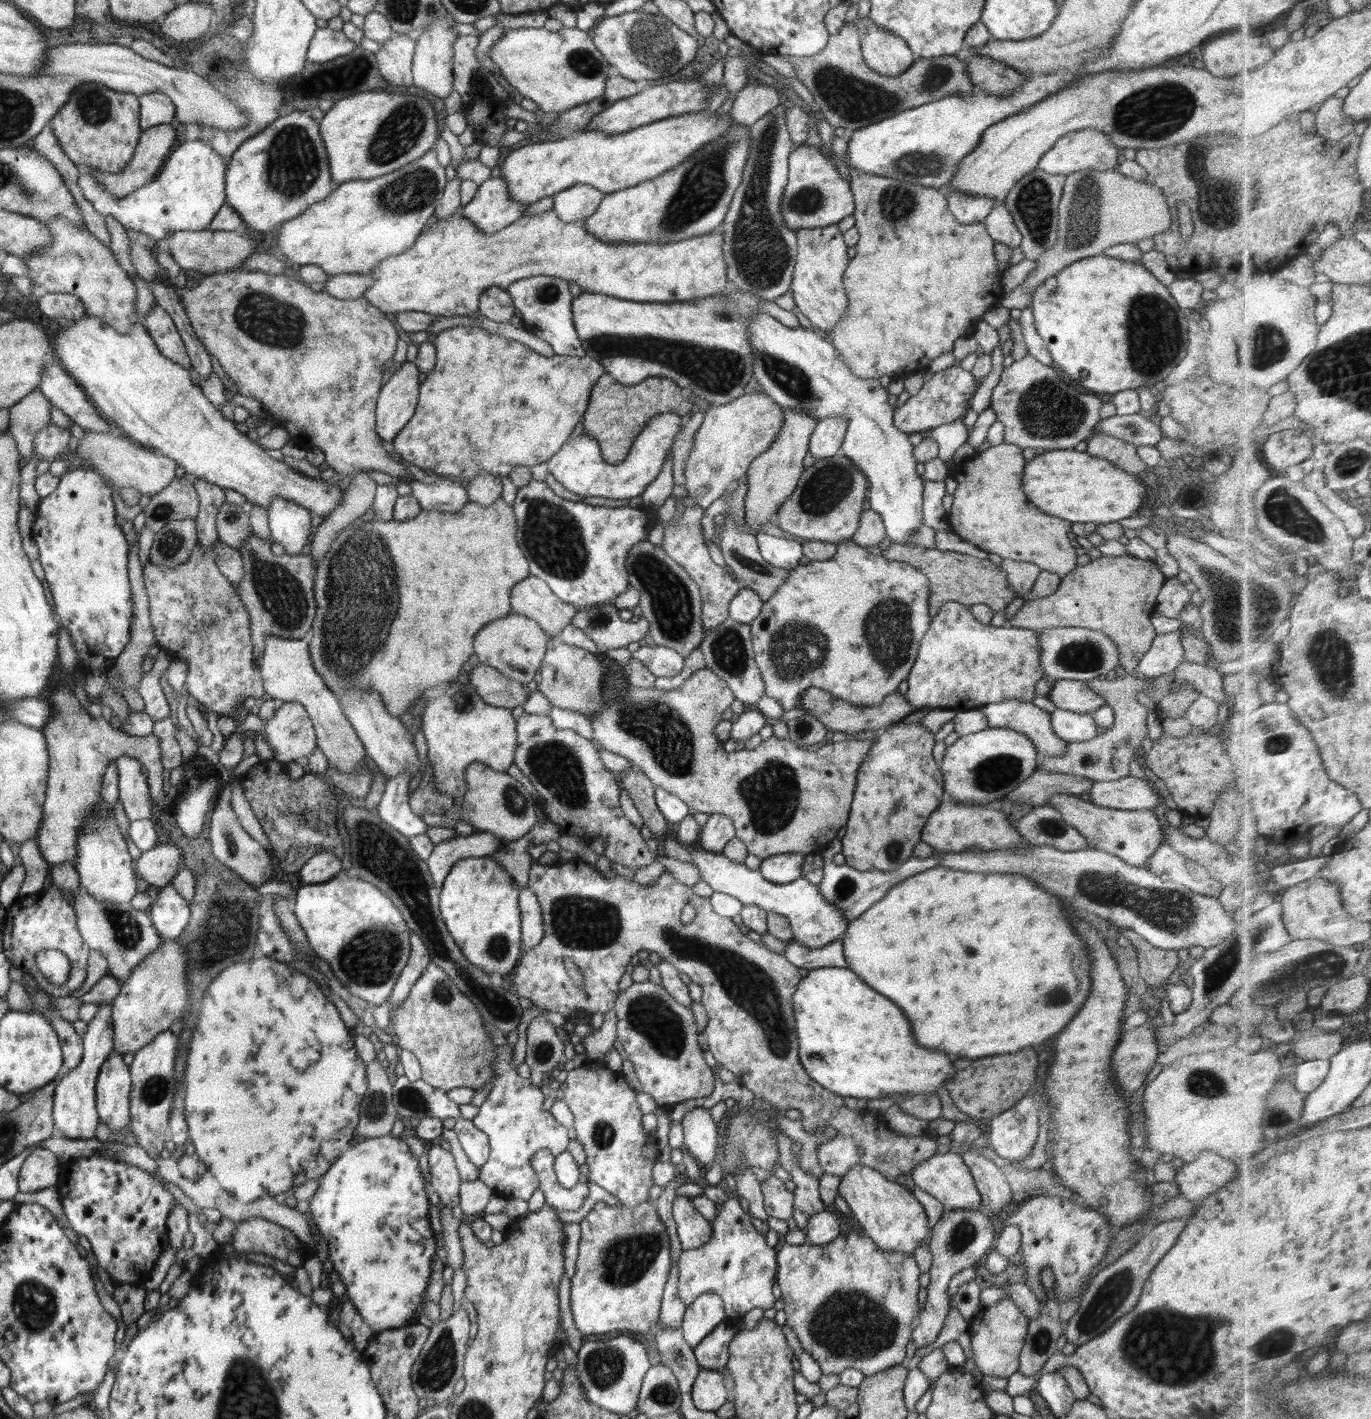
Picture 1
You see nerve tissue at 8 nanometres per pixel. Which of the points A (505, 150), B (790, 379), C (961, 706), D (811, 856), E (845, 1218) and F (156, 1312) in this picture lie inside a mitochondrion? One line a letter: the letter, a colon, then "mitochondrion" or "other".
A: other
B: mitochondrion
C: other
D: other
E: other
F: other

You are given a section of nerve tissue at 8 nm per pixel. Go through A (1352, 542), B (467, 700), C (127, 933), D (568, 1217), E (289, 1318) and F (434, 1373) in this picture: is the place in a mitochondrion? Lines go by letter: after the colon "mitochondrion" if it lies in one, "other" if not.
A: other
B: other
C: mitochondrion
D: other
E: other
F: mitochondrion

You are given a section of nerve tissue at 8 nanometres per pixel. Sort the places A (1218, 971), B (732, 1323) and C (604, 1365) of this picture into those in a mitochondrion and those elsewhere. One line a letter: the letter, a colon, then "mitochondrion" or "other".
A: mitochondrion
B: other
C: mitochondrion

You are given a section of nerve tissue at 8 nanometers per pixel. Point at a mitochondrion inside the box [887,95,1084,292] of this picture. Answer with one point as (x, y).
(1033, 204)

